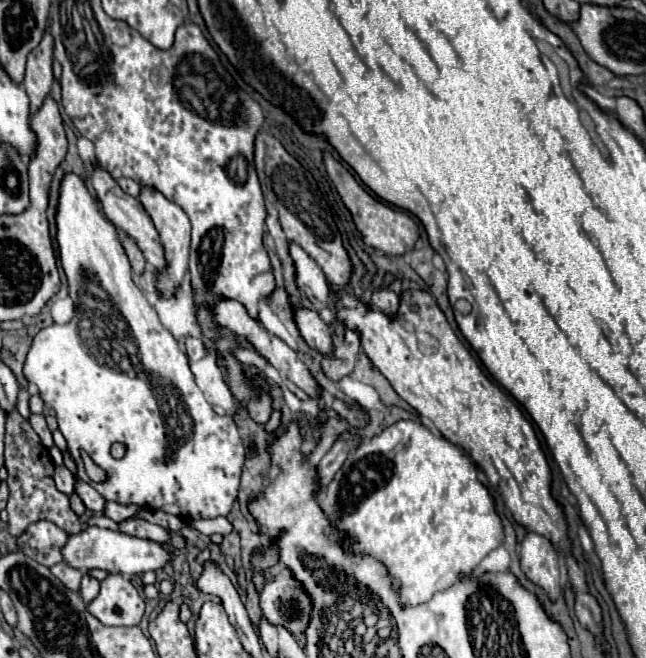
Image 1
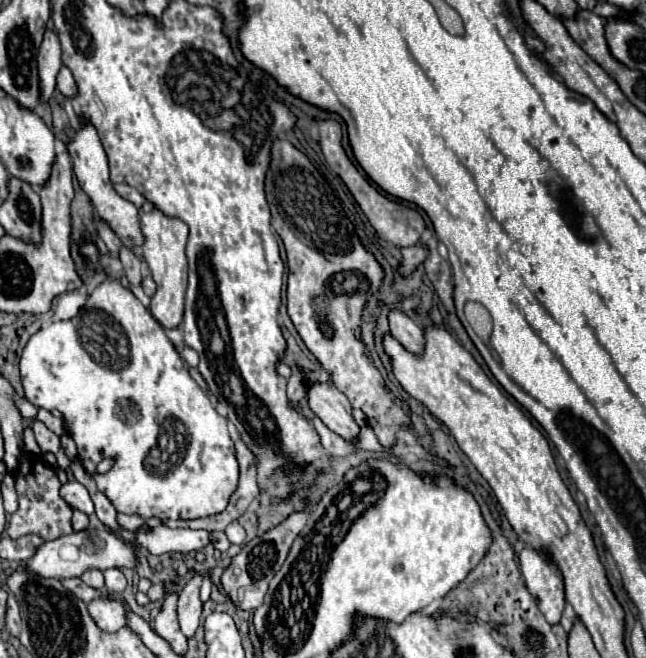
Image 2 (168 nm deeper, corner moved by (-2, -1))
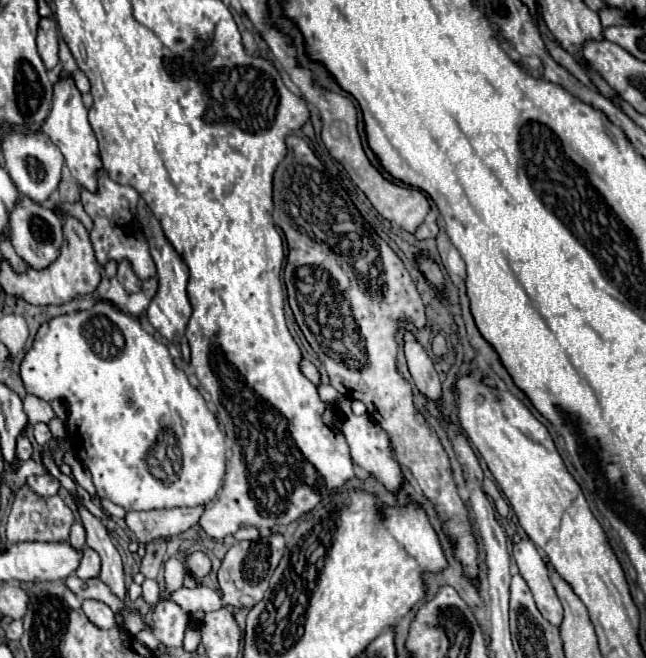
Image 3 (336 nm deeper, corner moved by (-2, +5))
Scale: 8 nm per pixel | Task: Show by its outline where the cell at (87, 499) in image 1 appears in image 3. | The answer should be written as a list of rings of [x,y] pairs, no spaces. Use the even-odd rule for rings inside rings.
[[[50,473],[28,477],[26,483],[28,483],[28,487],[30,487],[36,495],[40,495],[40,497],[52,497],[52,495],[58,493],[58,487],[60,487],[60,483],[58,483]]]

